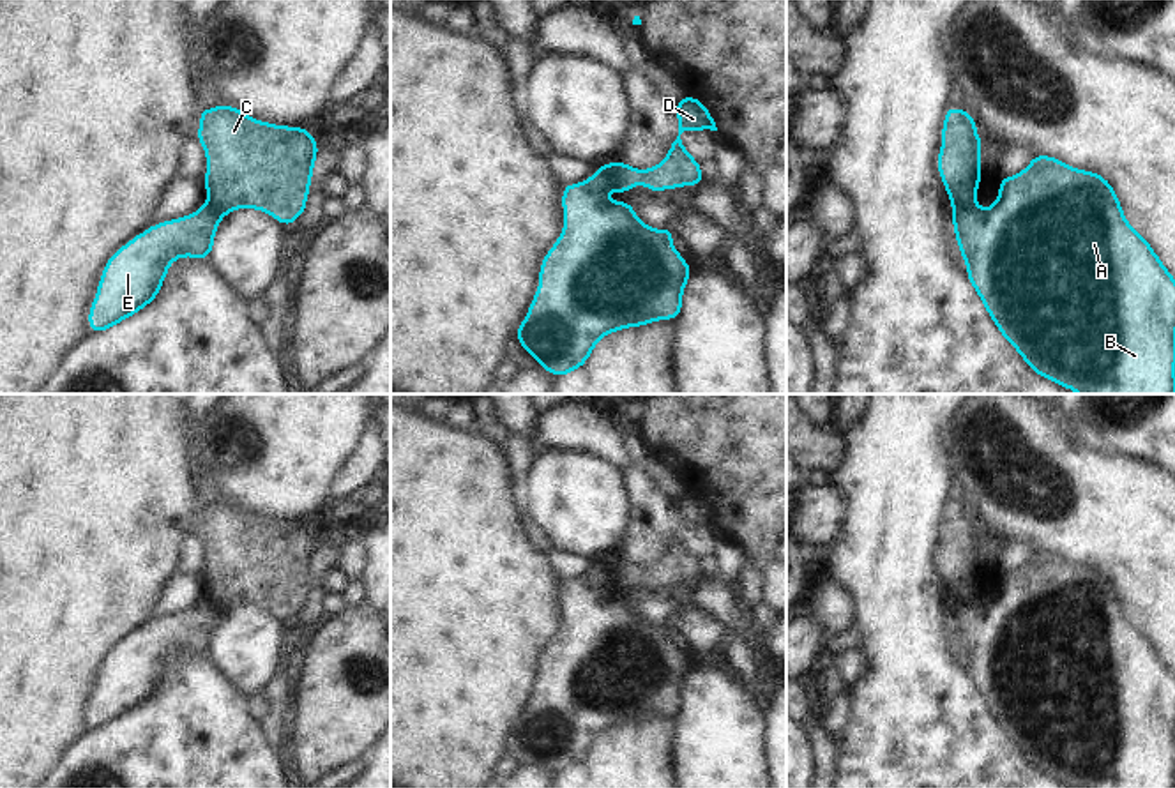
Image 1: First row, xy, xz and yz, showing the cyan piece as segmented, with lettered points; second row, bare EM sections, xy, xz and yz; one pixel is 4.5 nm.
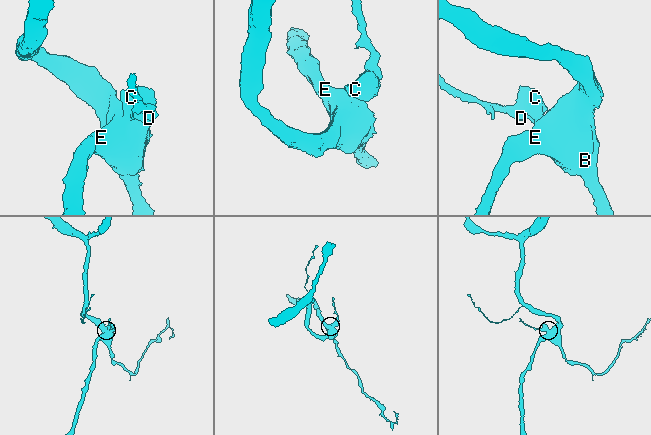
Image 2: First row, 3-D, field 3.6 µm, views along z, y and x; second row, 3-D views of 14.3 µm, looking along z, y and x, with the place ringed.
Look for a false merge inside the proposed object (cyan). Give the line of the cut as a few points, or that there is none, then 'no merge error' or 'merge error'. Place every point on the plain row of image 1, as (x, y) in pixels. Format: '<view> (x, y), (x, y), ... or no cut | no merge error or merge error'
xz (606, 560), (615, 583) | merge error

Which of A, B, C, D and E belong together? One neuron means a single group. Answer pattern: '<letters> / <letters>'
A B E / C D

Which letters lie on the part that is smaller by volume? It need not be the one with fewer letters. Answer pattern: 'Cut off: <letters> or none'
Cut off: C, D

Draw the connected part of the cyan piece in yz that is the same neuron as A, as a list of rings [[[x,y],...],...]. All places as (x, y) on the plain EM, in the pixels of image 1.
[[[1035,549],[1014,572],[1000,572],[998,581],[997,597],[989,604],[981,606],[977,597],[952,604],[952,624],[961,654],[968,661],[967,673],[1004,735],[1034,769],[1074,788],[1175,788],[1175,673],[1148,636],[1127,618],[1115,583],[1101,569],[1076,565],[1042,549]]]

